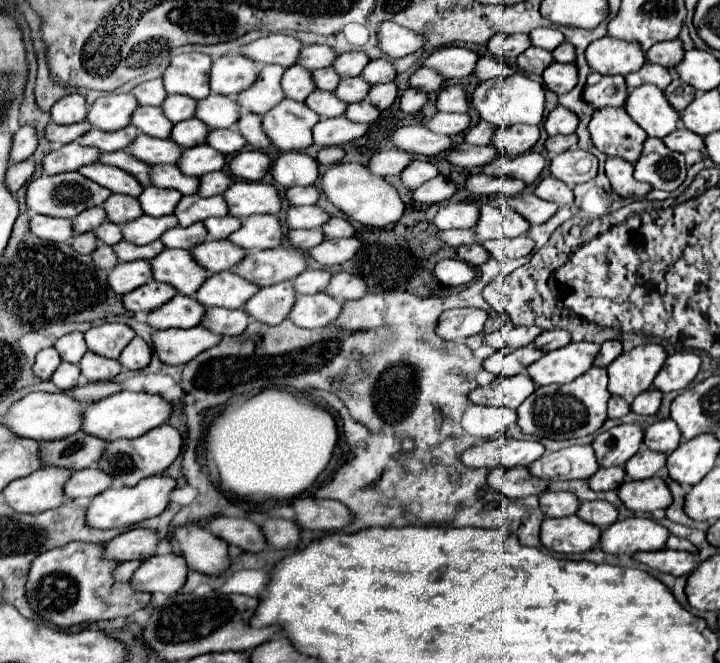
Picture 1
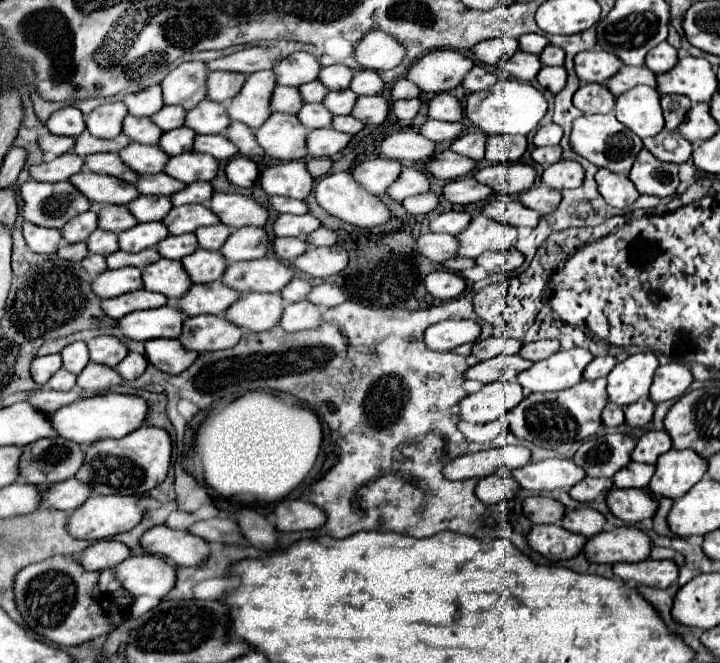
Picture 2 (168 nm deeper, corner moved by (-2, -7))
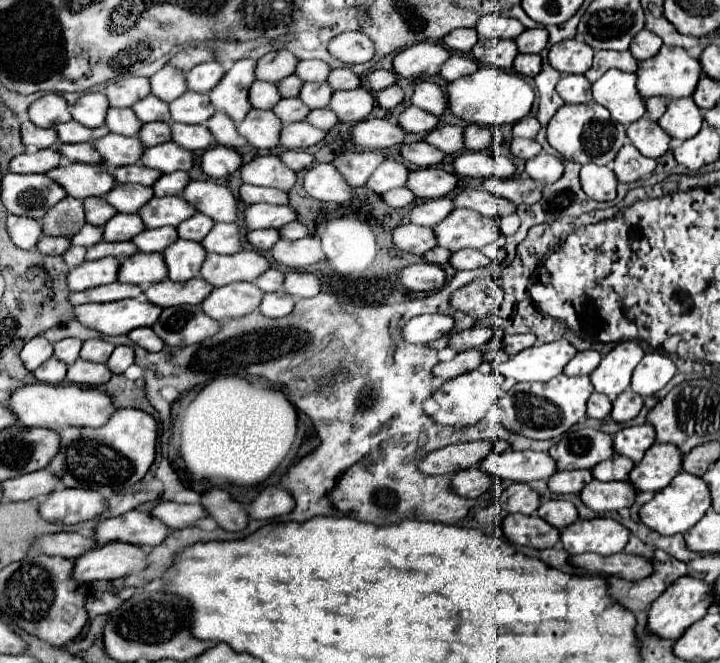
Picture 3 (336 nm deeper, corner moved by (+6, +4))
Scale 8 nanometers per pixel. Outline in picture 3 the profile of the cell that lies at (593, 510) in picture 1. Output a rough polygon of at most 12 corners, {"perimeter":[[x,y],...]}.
{"perimeter":[[544,502],[538,512],[542,520],[562,530],[578,520],[572,502]]}

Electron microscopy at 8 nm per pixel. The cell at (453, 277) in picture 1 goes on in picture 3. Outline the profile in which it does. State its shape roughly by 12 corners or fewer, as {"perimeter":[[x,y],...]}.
{"perimeter":[[418,262],[398,280],[412,292],[430,292],[446,282],[440,266]]}

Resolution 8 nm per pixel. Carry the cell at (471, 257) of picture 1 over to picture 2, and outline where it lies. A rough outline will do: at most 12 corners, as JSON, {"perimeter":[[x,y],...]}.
{"perimeter":[[454,257],[444,263],[444,267],[460,273],[474,267],[476,261],[468,257]]}

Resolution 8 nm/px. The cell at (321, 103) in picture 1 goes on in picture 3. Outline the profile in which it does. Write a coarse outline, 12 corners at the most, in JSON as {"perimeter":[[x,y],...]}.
{"perimeter":[[296,98],[280,100],[272,110],[284,124],[304,120],[310,110]]}

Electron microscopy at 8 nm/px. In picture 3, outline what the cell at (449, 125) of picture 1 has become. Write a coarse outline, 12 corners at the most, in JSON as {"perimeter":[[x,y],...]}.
{"perimeter":[[408,106],[398,124],[404,132],[430,132],[438,118]]}

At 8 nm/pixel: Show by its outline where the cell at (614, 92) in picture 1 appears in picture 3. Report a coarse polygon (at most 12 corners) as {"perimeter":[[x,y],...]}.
{"perimeter":[[562,76],[556,92],[566,104],[590,102],[584,76]]}

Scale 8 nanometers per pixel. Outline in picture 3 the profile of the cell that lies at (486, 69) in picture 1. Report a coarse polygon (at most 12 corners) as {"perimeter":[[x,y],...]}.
{"perimeter":[[452,54],[442,64],[440,76],[446,82],[474,74],[476,60]]}

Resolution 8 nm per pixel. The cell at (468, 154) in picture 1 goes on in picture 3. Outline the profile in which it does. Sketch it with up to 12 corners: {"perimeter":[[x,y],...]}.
{"perimeter":[[426,142],[402,144],[404,162],[436,166],[444,154]]}

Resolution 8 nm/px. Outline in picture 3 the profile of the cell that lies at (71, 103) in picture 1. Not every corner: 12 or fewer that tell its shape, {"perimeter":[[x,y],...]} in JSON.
{"perimeter":[[44,94],[28,108],[40,128],[72,120],[60,94]]}

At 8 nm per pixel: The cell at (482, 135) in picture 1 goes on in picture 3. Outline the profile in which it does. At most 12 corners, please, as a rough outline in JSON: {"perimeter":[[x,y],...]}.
{"perimeter":[[438,126],[424,140],[444,154],[464,150],[462,126]]}

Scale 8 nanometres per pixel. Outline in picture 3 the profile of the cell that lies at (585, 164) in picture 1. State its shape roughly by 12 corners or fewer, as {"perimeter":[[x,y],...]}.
{"perimeter":[[542,152],[526,160],[524,172],[550,184],[562,176],[560,158]]}

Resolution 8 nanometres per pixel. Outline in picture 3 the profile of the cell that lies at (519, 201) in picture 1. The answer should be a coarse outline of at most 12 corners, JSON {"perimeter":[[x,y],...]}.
{"perimeter":[[462,190],[456,208],[470,208],[482,216],[512,214],[516,206],[490,192]]}

